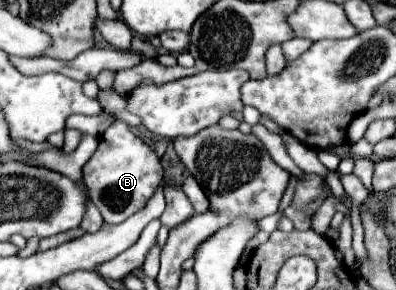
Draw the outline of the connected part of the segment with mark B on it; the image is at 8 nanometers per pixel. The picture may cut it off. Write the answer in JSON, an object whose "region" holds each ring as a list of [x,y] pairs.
{"region":[[[115,120],[99,140],[95,154],[83,166],[83,182],[87,184],[91,202],[99,208],[107,224],[121,224],[147,204],[159,182],[163,180],[163,166],[157,154],[135,136],[123,120]]]}

